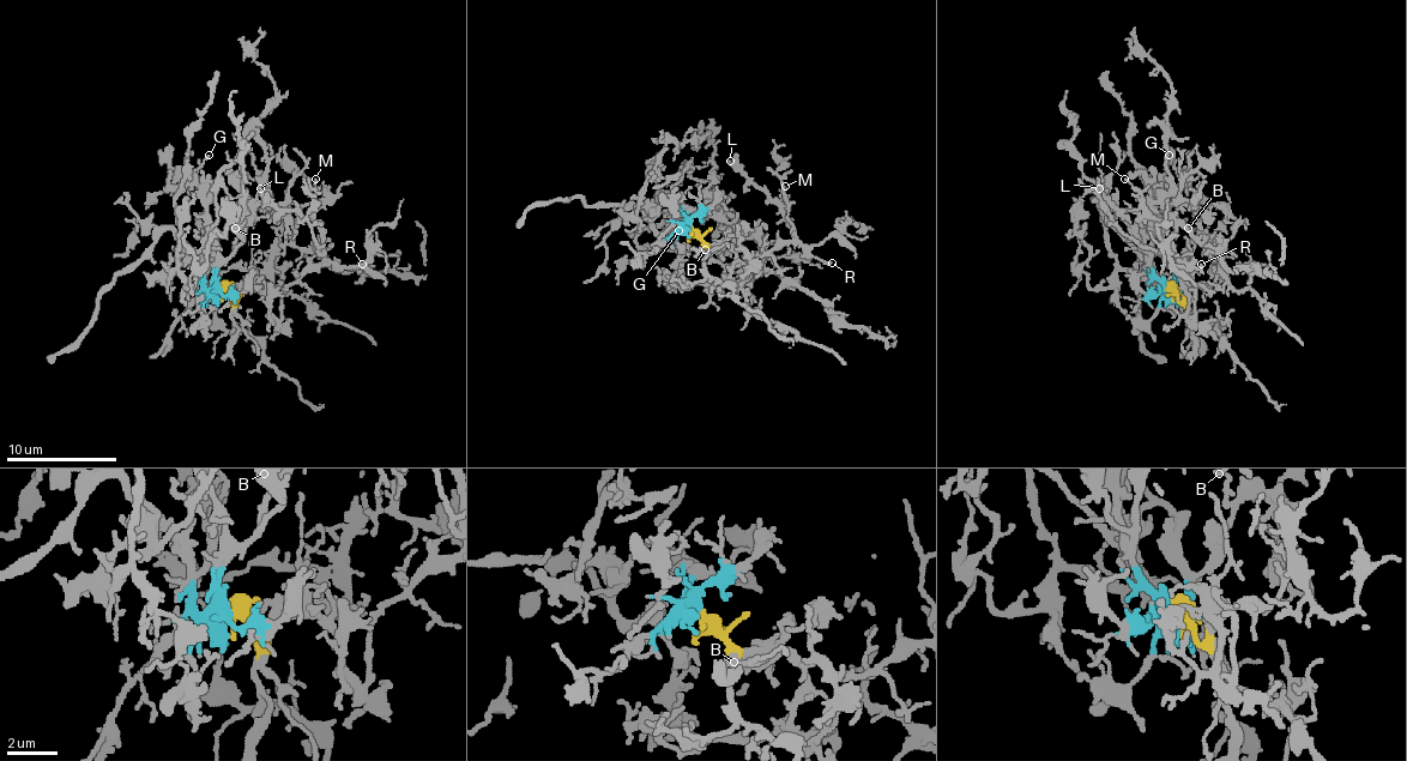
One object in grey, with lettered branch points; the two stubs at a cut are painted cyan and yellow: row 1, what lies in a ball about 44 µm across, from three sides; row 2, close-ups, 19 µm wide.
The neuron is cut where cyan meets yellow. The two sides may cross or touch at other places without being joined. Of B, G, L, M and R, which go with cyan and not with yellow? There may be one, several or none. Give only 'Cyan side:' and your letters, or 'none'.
Cyan side: B, G

